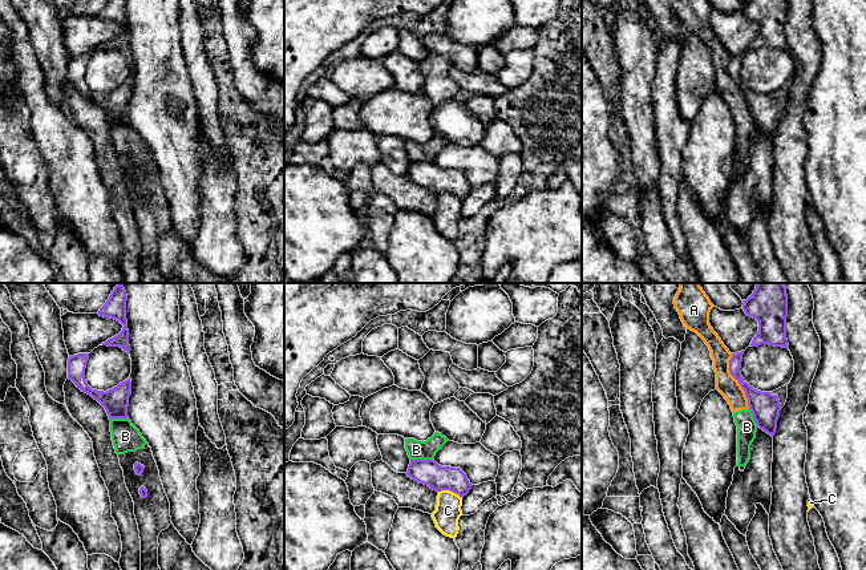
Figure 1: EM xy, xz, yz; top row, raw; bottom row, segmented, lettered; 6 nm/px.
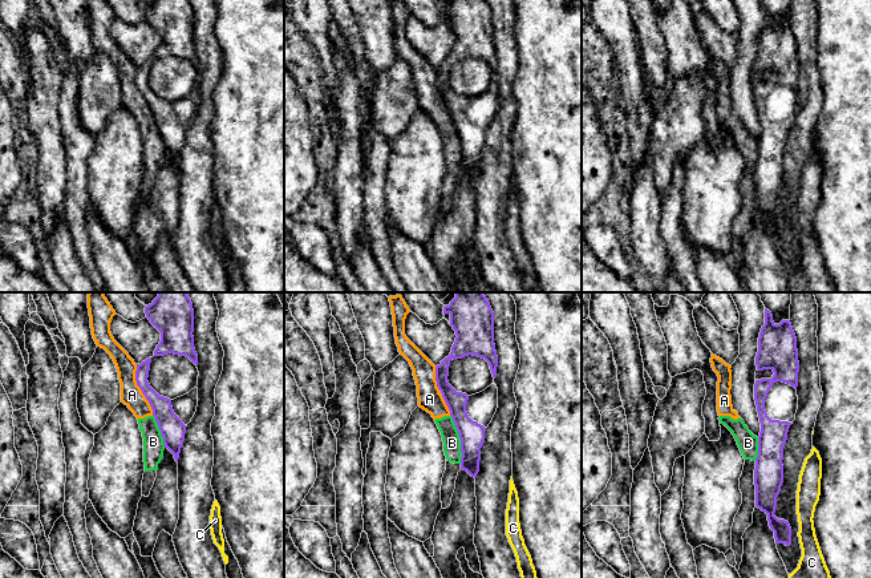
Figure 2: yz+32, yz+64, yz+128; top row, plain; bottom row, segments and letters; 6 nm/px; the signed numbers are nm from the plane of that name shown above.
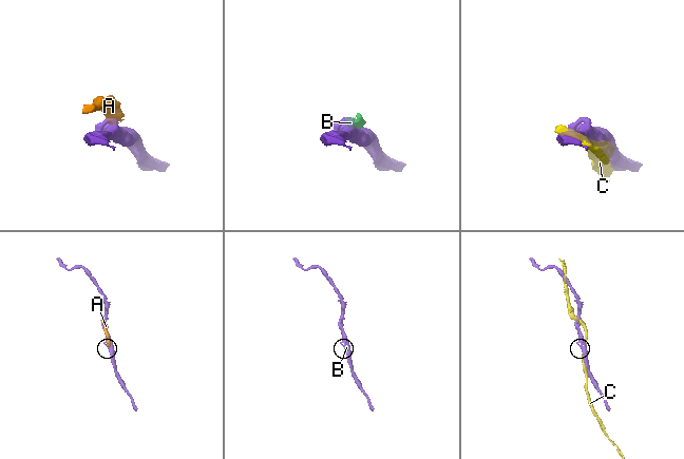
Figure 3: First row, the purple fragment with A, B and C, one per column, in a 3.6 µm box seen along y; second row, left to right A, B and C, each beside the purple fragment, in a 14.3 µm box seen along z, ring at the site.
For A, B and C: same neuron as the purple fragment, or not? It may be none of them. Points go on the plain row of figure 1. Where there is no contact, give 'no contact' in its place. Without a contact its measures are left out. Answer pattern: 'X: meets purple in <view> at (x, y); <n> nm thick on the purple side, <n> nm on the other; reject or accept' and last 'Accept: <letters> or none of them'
A: meets purple in yz at (736, 81); 180 nm thick on the purple side, 120 nm on the other; reject
B: meets purple in xz at (421, 162); 160 nm thick on the purple side, 110 nm on the other; reject
C: meets purple in xz at (450, 193); 160 nm thick on the purple side, 160 nm on the other; reject
Accept: none of them

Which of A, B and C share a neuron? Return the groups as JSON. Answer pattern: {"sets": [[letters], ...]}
{"sets": [["A", "B"], ["C"]]}

